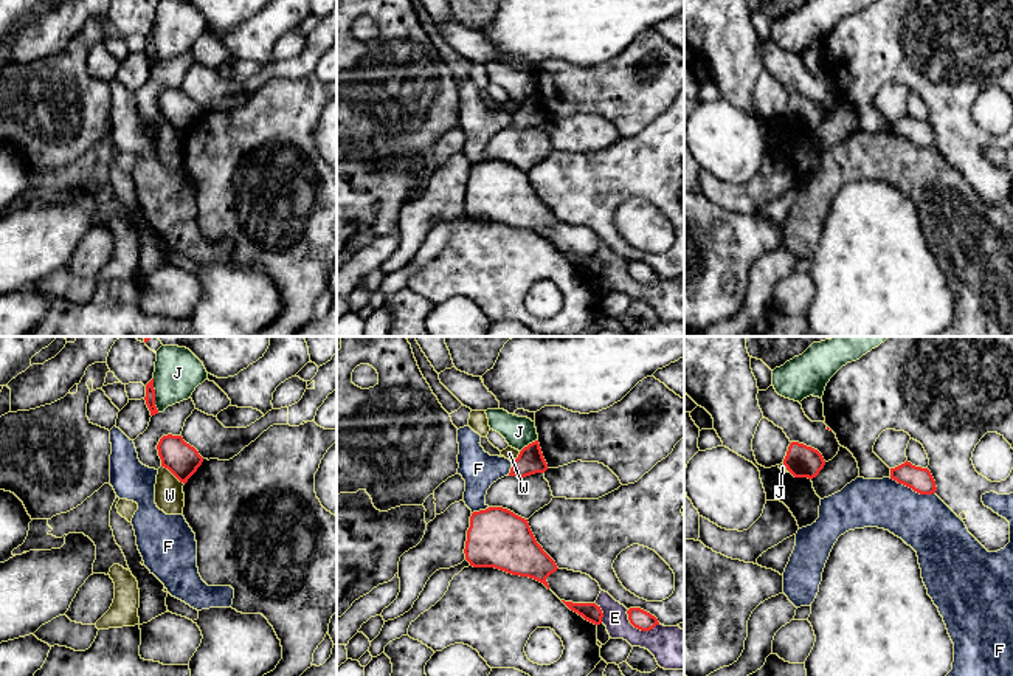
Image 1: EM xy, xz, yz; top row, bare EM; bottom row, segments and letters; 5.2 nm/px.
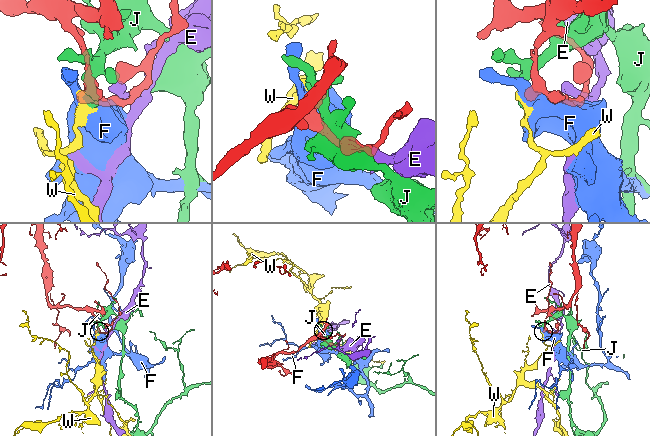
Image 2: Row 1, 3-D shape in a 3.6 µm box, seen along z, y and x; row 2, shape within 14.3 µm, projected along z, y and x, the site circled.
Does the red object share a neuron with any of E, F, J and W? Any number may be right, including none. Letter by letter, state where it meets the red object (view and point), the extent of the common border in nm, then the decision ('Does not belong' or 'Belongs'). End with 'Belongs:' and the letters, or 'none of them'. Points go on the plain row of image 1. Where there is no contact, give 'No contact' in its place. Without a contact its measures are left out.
E: Touches red at xz (639, 281). Shared border 200 nm. Does not belong
F: Touches red at yz (912, 141). Shared border 260 nm. Does not belong
J: Touches red at xy (154, 48). Shared border 180 nm. Does not belong
W: Touches red at xy (172, 126). Shared border 160 nm. Does not belong
Belongs: none of them

